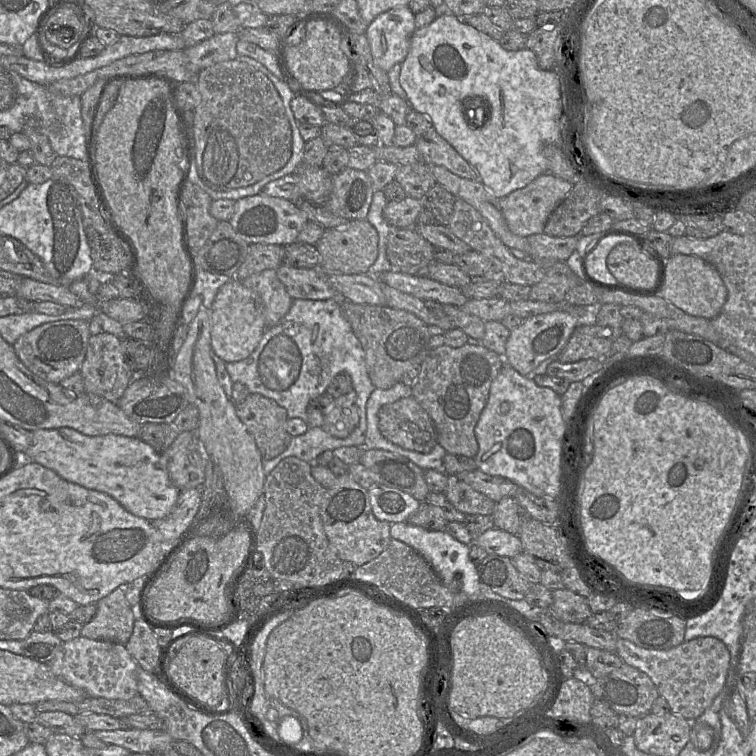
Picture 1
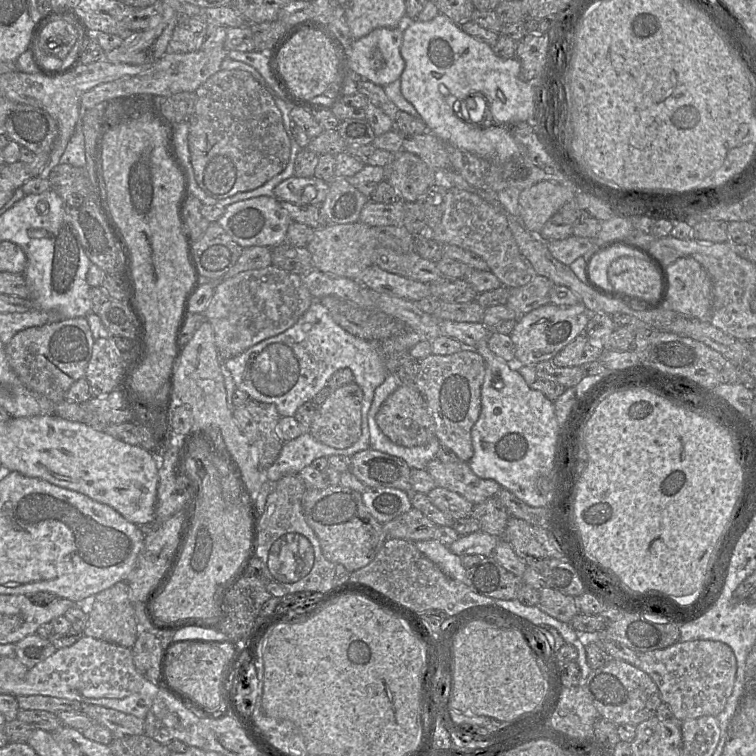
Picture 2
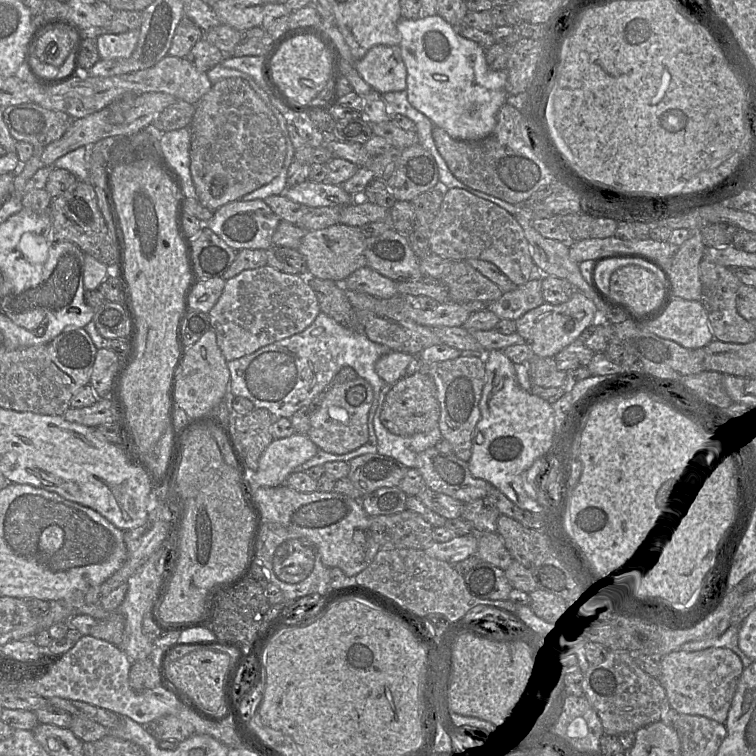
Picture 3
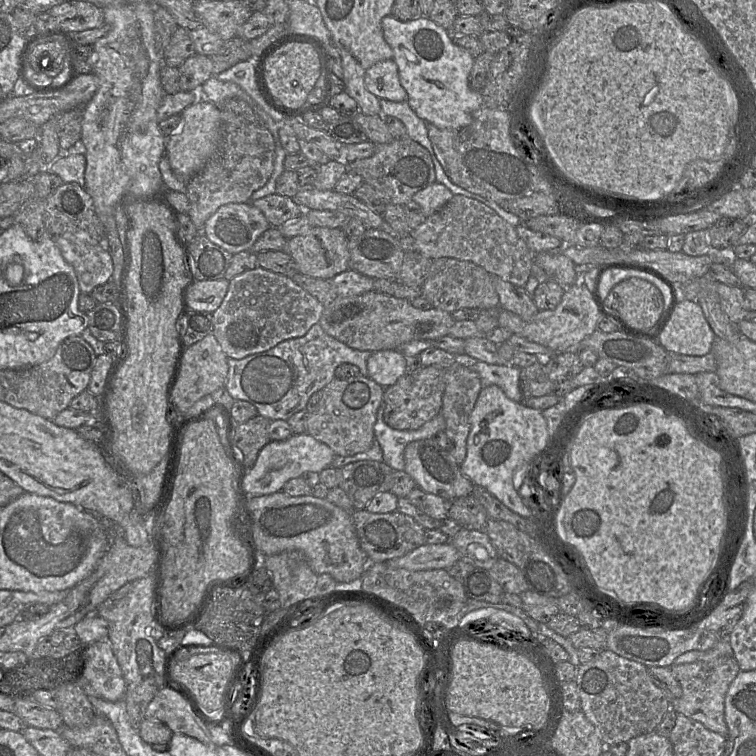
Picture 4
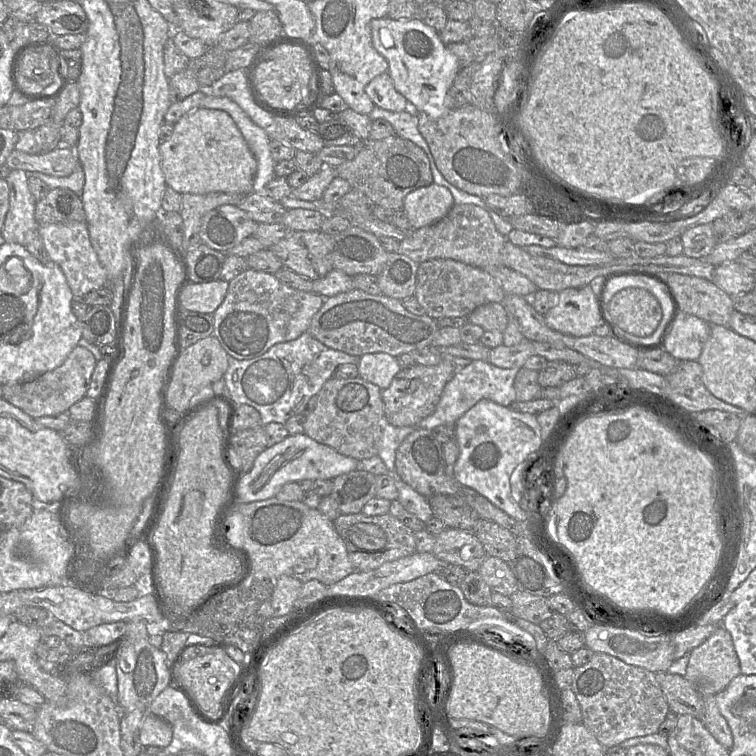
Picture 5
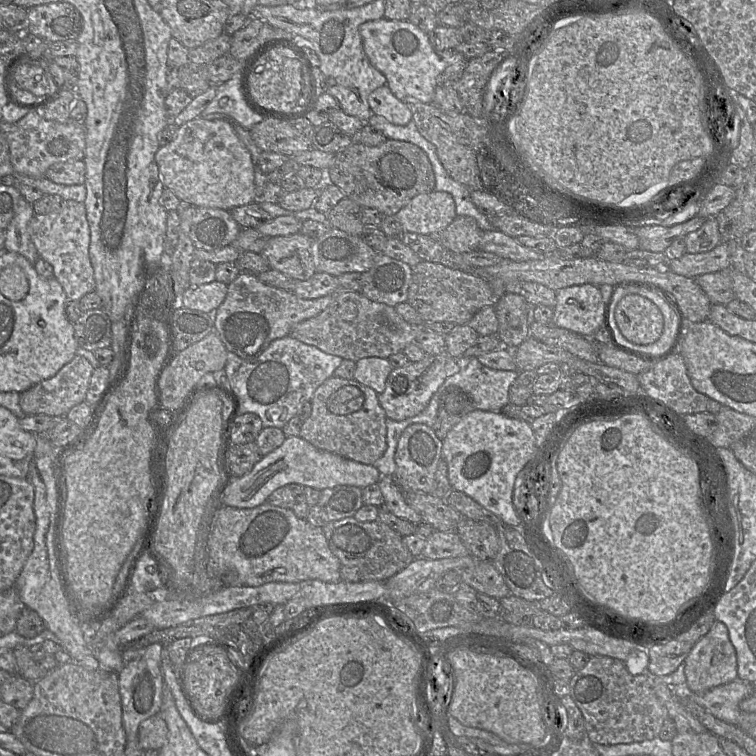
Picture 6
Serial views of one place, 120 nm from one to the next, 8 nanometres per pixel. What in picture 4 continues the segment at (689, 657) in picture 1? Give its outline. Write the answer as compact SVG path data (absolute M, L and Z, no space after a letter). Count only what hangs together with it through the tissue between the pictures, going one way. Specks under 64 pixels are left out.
M734 655L710 661L697 660L693 663L672 665L671 670L682 688L681 697L671 702L671 709L727 738L728 727L724 717L724 701L729 685L740 672Z

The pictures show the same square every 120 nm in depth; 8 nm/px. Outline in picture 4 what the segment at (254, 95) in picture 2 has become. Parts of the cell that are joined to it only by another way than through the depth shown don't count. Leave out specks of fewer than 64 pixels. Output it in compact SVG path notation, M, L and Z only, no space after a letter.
M231 98L216 106L221 118L219 147L203 169L187 182L185 193L190 202L187 215L199 232L221 206L249 203L252 194L271 177L276 157L273 135L245 101Z

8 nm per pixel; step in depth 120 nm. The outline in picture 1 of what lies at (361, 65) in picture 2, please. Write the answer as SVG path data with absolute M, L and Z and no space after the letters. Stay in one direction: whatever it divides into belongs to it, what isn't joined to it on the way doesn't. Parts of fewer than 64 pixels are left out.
M408 5L392 8L379 14L368 25L365 32L375 64L386 72L395 64L402 64L409 52L410 39L415 29L415 14Z

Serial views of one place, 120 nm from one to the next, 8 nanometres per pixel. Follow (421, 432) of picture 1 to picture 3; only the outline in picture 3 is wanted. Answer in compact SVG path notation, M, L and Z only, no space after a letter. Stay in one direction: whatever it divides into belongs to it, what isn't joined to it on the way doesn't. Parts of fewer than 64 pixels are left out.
M425 365L424 369L419 372L404 376L391 385L390 391L385 396L380 419L391 433L408 437L429 431L438 426L439 416L440 405L437 399L436 385L431 375L427 372L427 365Z

